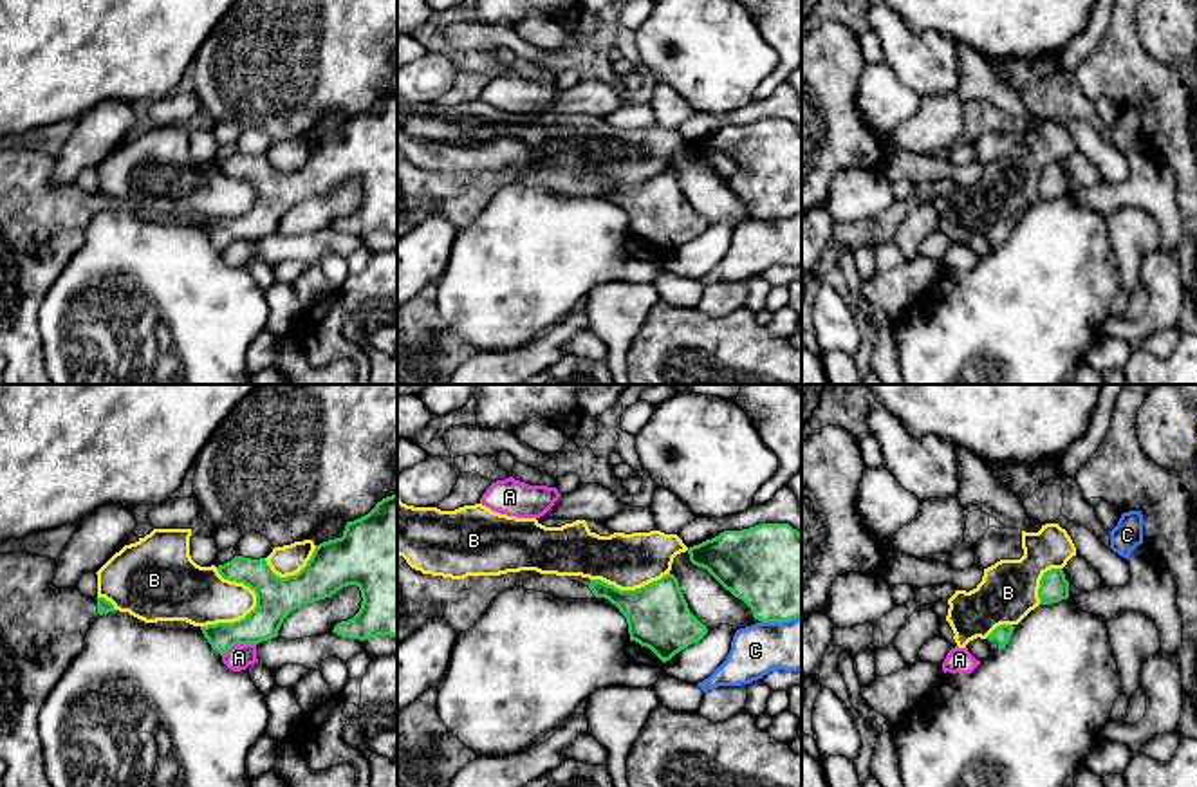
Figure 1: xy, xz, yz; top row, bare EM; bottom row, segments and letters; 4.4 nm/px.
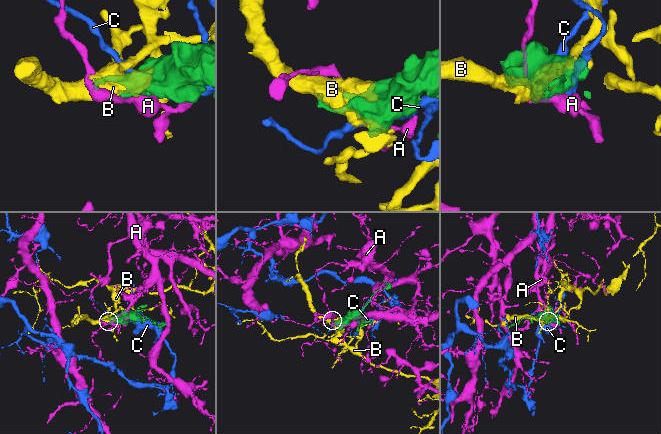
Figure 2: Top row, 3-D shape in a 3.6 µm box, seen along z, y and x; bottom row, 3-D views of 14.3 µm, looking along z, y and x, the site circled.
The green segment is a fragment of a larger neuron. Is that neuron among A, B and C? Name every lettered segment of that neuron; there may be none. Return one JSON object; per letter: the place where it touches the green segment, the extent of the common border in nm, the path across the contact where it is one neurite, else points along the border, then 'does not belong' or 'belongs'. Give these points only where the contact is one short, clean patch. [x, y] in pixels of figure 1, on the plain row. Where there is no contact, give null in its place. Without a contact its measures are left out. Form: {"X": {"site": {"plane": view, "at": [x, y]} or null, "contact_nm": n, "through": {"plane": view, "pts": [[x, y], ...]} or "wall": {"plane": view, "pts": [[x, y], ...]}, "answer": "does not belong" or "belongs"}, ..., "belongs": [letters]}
{"A": {"site": {"plane": "xy", "at": [239, 239]}, "contact_nm": 160, "answer": "does not belong"}, "B": {"site": {"plane": "xy", "at": [235, 217]}, "contact_nm": 300, "answer": "does not belong"}, "C": {"site": {"plane": "xz", "at": [780, 217]}, "contact_nm": 190, "answer": "does not belong"}, "belongs": []}

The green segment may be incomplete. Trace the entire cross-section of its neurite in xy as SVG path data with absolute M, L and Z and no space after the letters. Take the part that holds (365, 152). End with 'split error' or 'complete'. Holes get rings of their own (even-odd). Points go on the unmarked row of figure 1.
M397 88L377 97L368 110L347 117L341 134L316 141L307 161L294 171L280 173L265 153L244 152L235 152L217 166L224 175L244 179L256 190L256 202L244 215L200 222L211 244L220 251L235 240L258 240L278 233L283 215L292 206L330 193L348 181L361 186L361 204L352 215L338 218L332 227L359 236L377 231L397 233Z | complete

